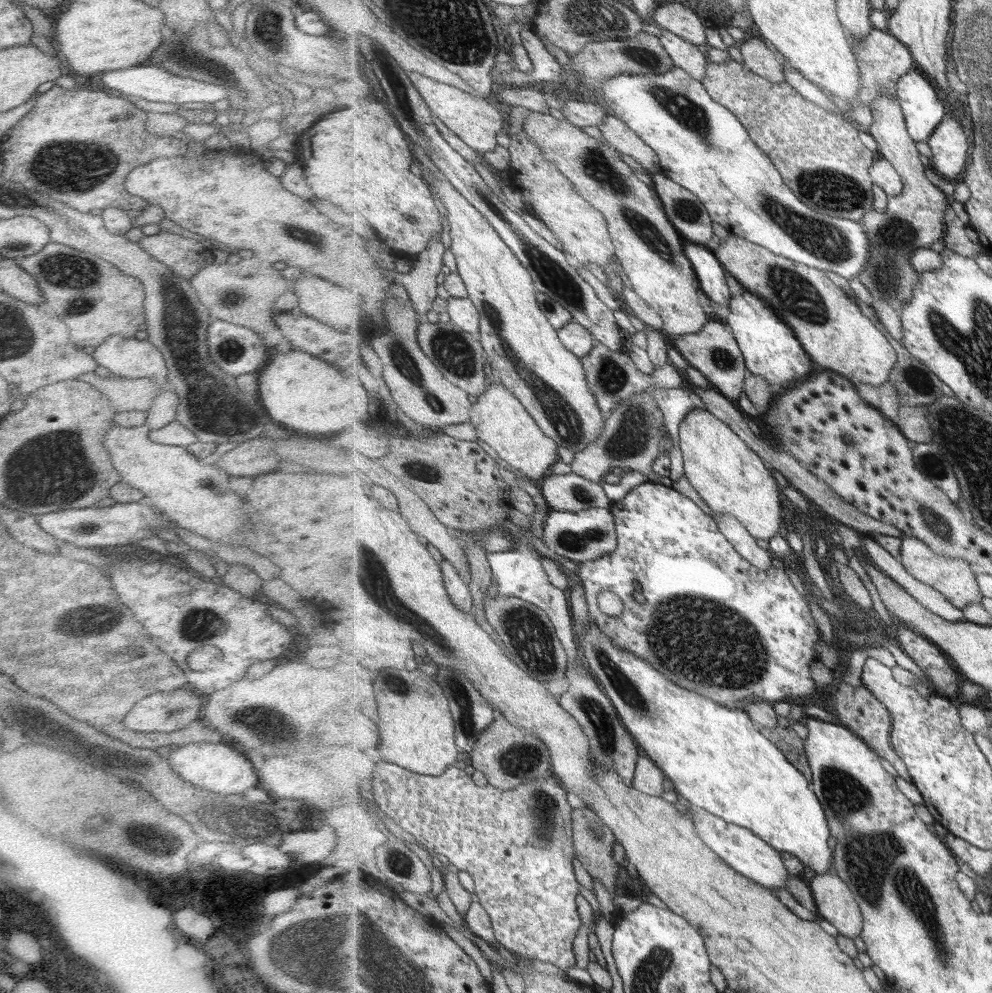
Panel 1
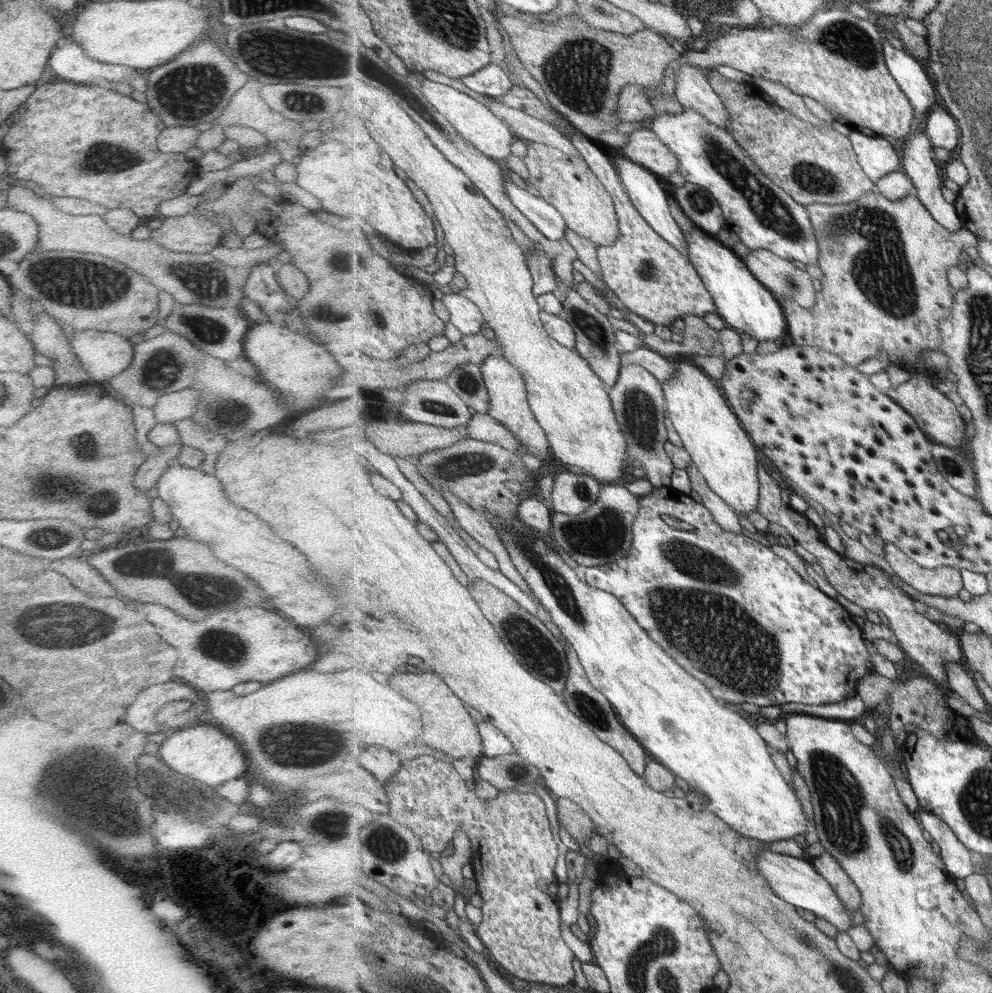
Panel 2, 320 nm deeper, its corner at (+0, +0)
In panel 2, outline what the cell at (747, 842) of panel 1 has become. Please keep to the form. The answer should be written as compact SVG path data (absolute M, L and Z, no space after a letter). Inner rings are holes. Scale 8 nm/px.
M768 845L763 852L760 852L758 868L767 881L772 884L777 896L783 900L794 904L799 910L805 909L813 917L827 919L840 931L853 928L853 918L851 918L853 911L845 906L833 885L820 872L817 872L813 864L805 862L801 857L773 852Z

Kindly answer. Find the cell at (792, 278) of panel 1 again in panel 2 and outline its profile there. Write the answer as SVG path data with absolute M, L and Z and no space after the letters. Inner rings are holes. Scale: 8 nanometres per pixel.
M769 250L753 251L744 261L779 301L793 299L808 309L816 305L819 290L813 277L806 270L797 268L792 261Z

